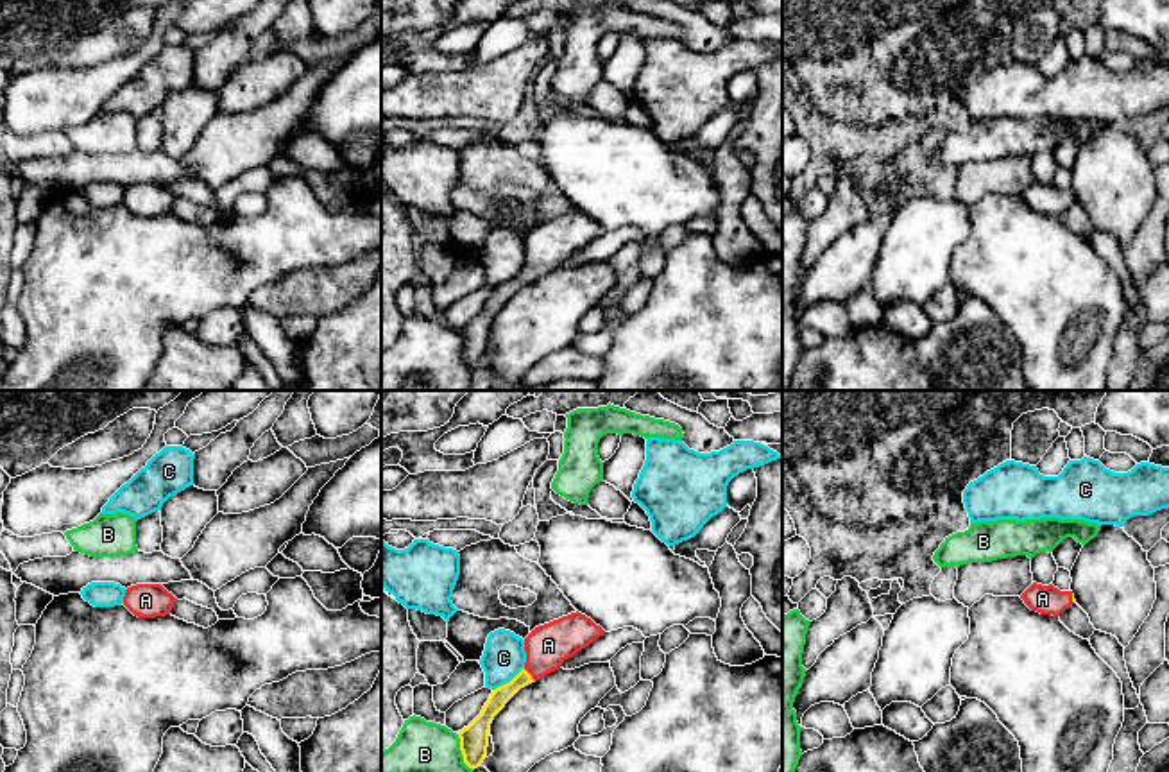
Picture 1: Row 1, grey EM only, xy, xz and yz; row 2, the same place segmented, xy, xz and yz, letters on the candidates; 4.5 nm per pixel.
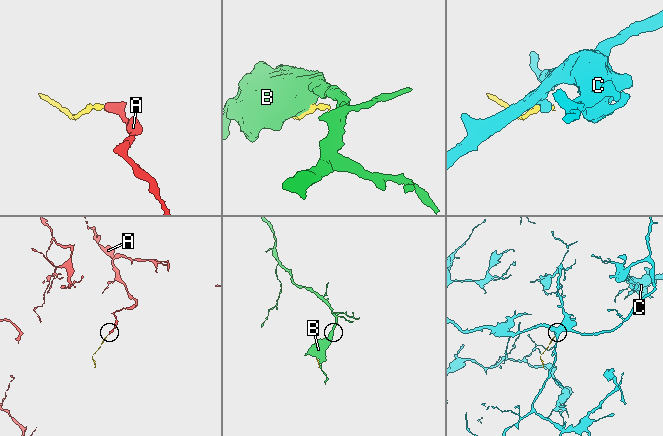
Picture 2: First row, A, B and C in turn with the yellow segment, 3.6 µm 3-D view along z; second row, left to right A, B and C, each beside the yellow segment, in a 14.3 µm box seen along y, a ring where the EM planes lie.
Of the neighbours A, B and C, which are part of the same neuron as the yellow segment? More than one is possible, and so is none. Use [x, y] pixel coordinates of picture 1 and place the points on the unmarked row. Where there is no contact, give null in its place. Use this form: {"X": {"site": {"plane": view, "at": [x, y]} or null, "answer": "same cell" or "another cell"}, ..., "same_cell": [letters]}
{"A": {"site": {"plane": "xz", "at": [530, 274]}, "answer": "same cell"}, "B": {"site": {"plane": "xz", "at": [462, 351]}, "answer": "another cell"}, "C": {"site": {"plane": "xz", "at": [507, 282]}, "answer": "another cell"}, "same_cell": ["A"]}

